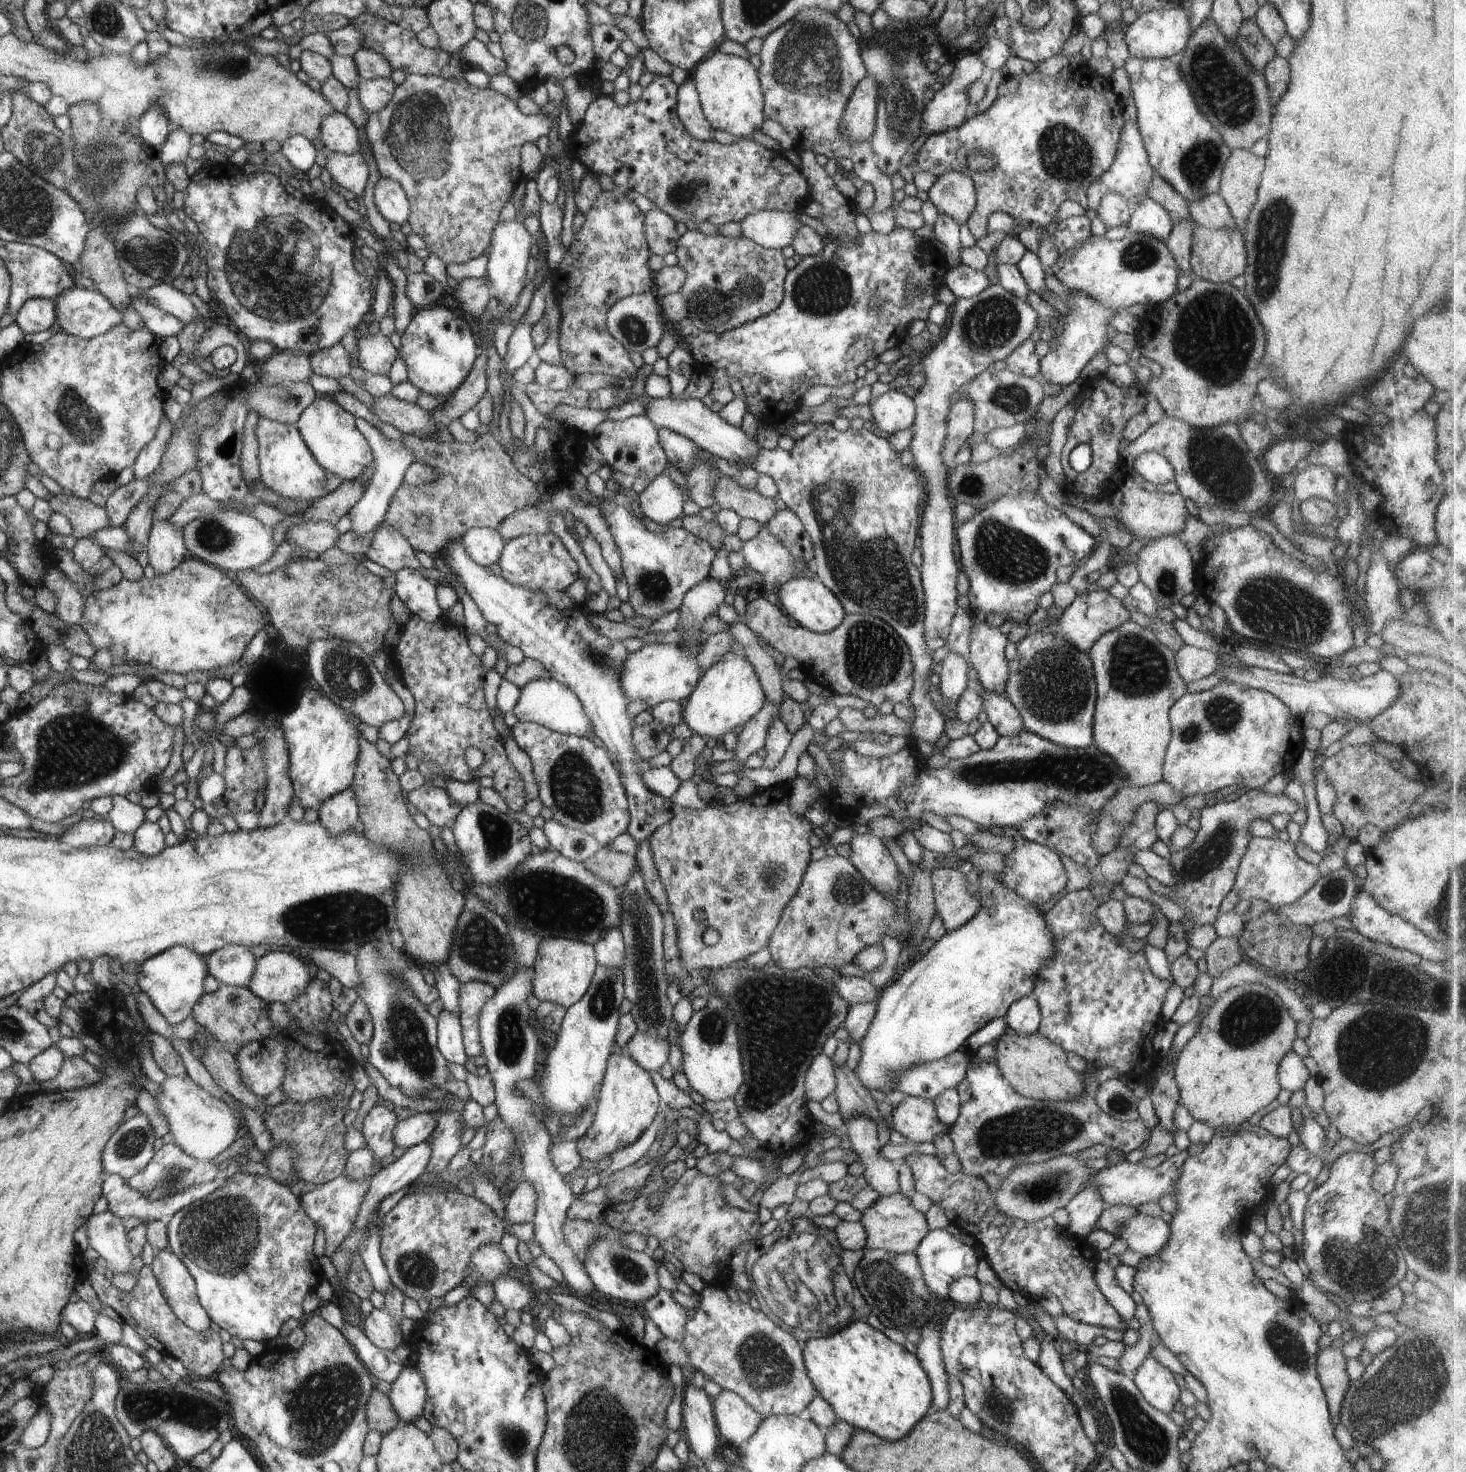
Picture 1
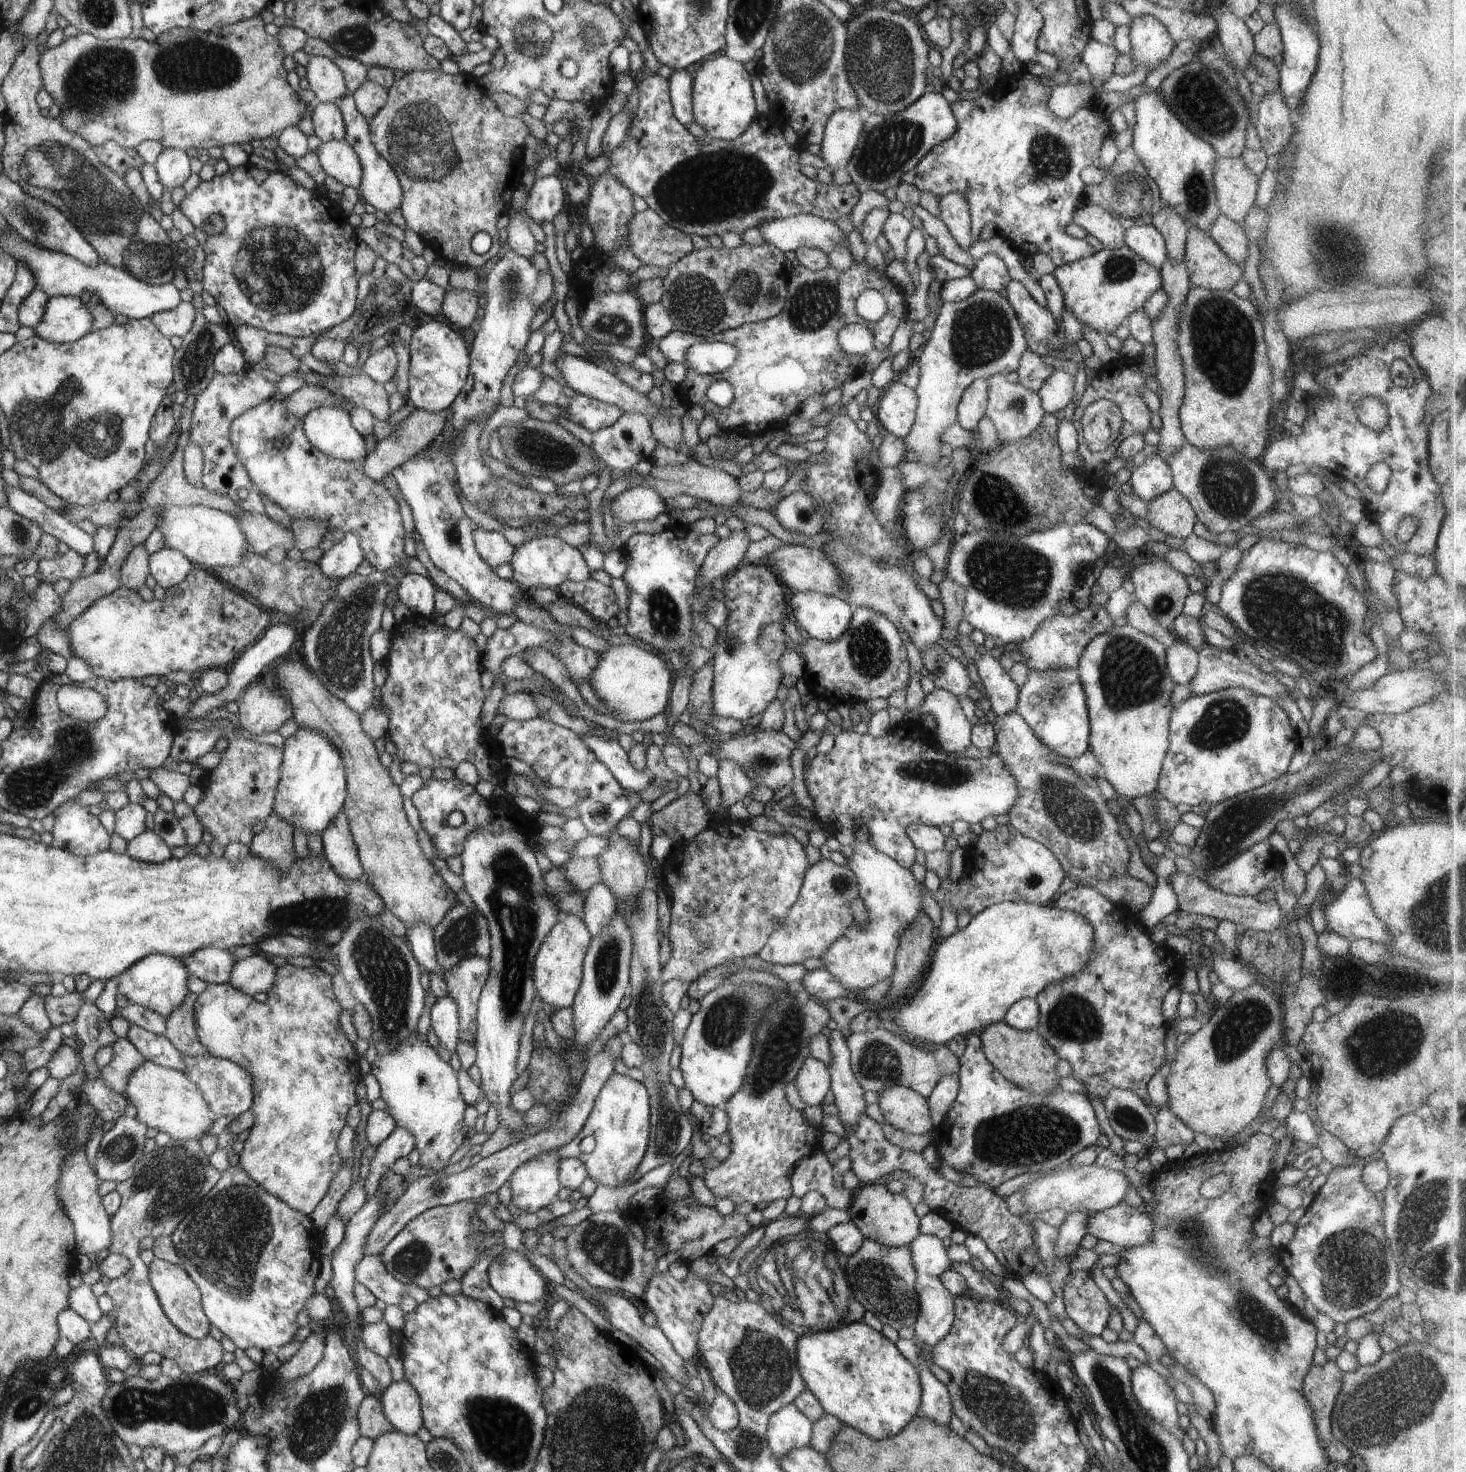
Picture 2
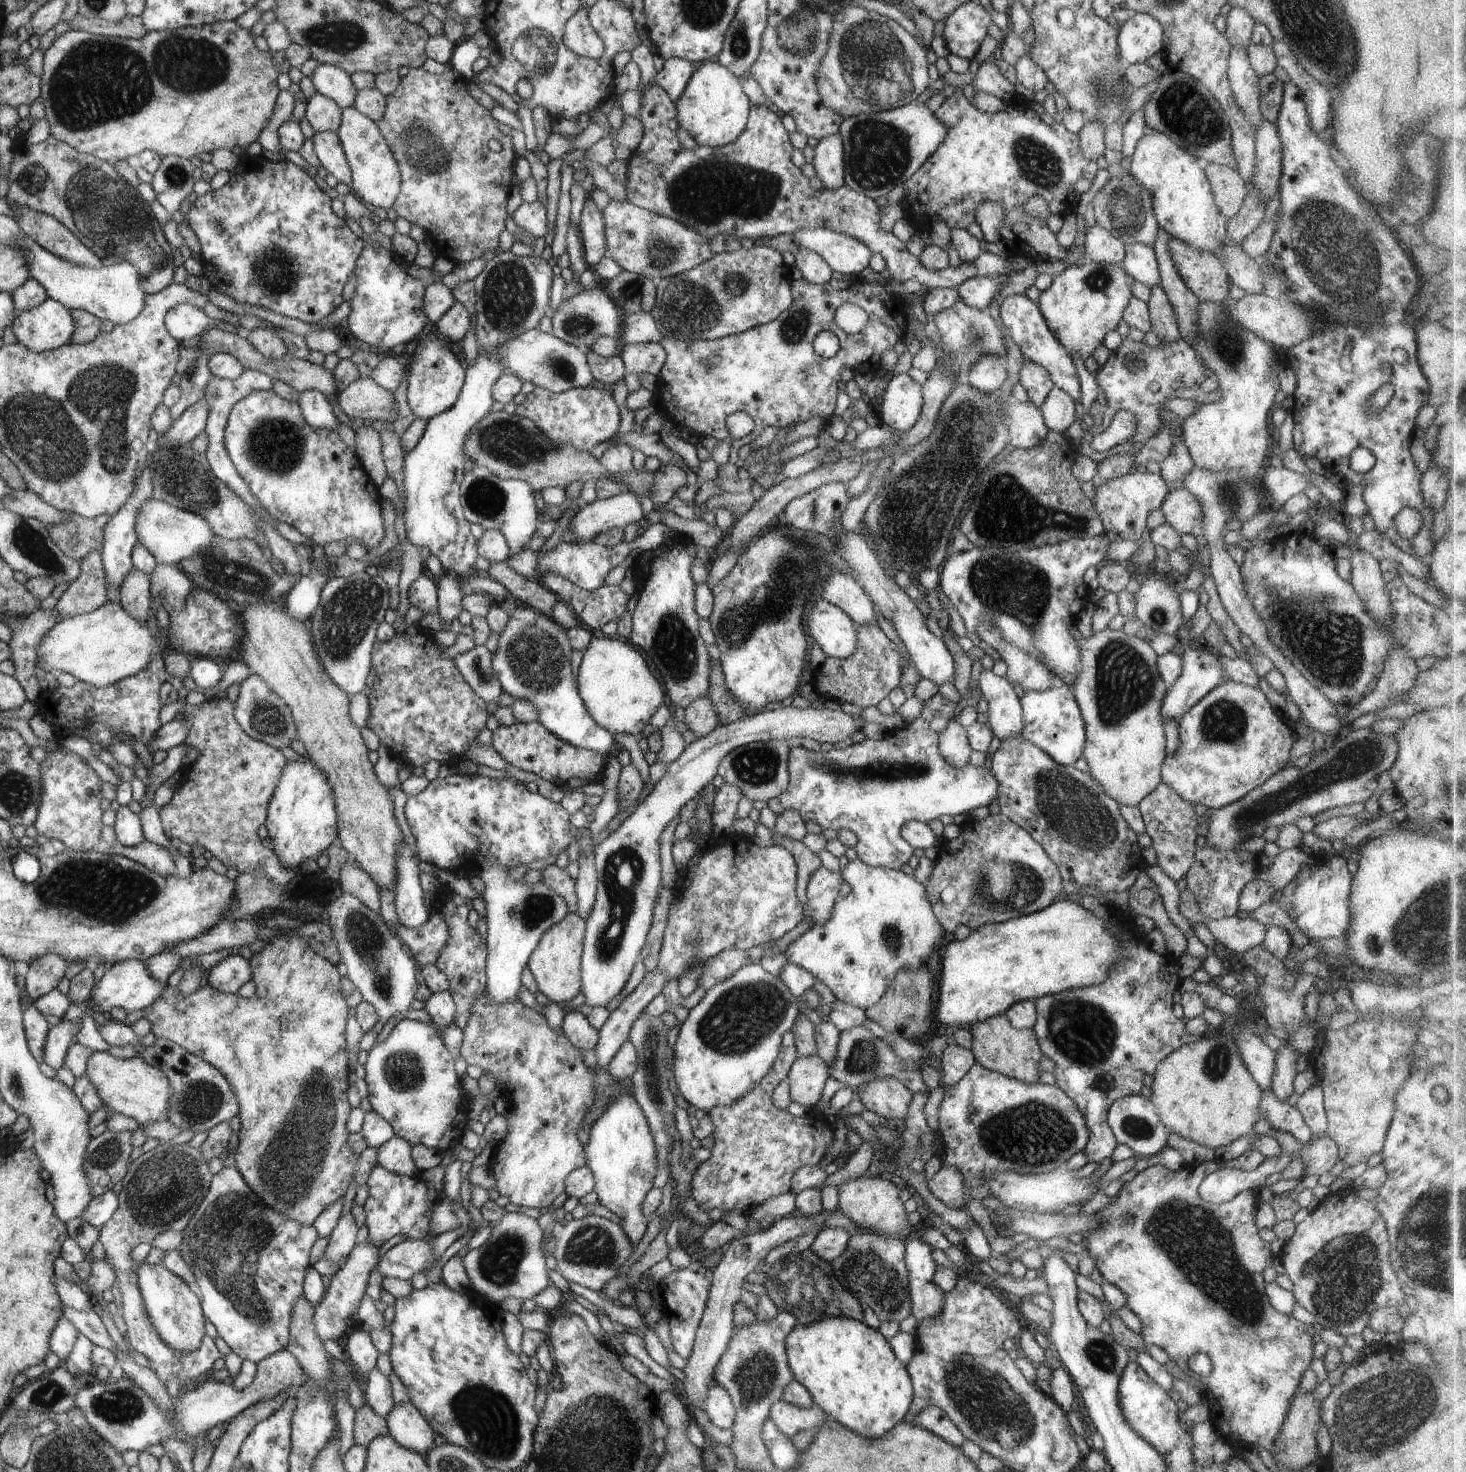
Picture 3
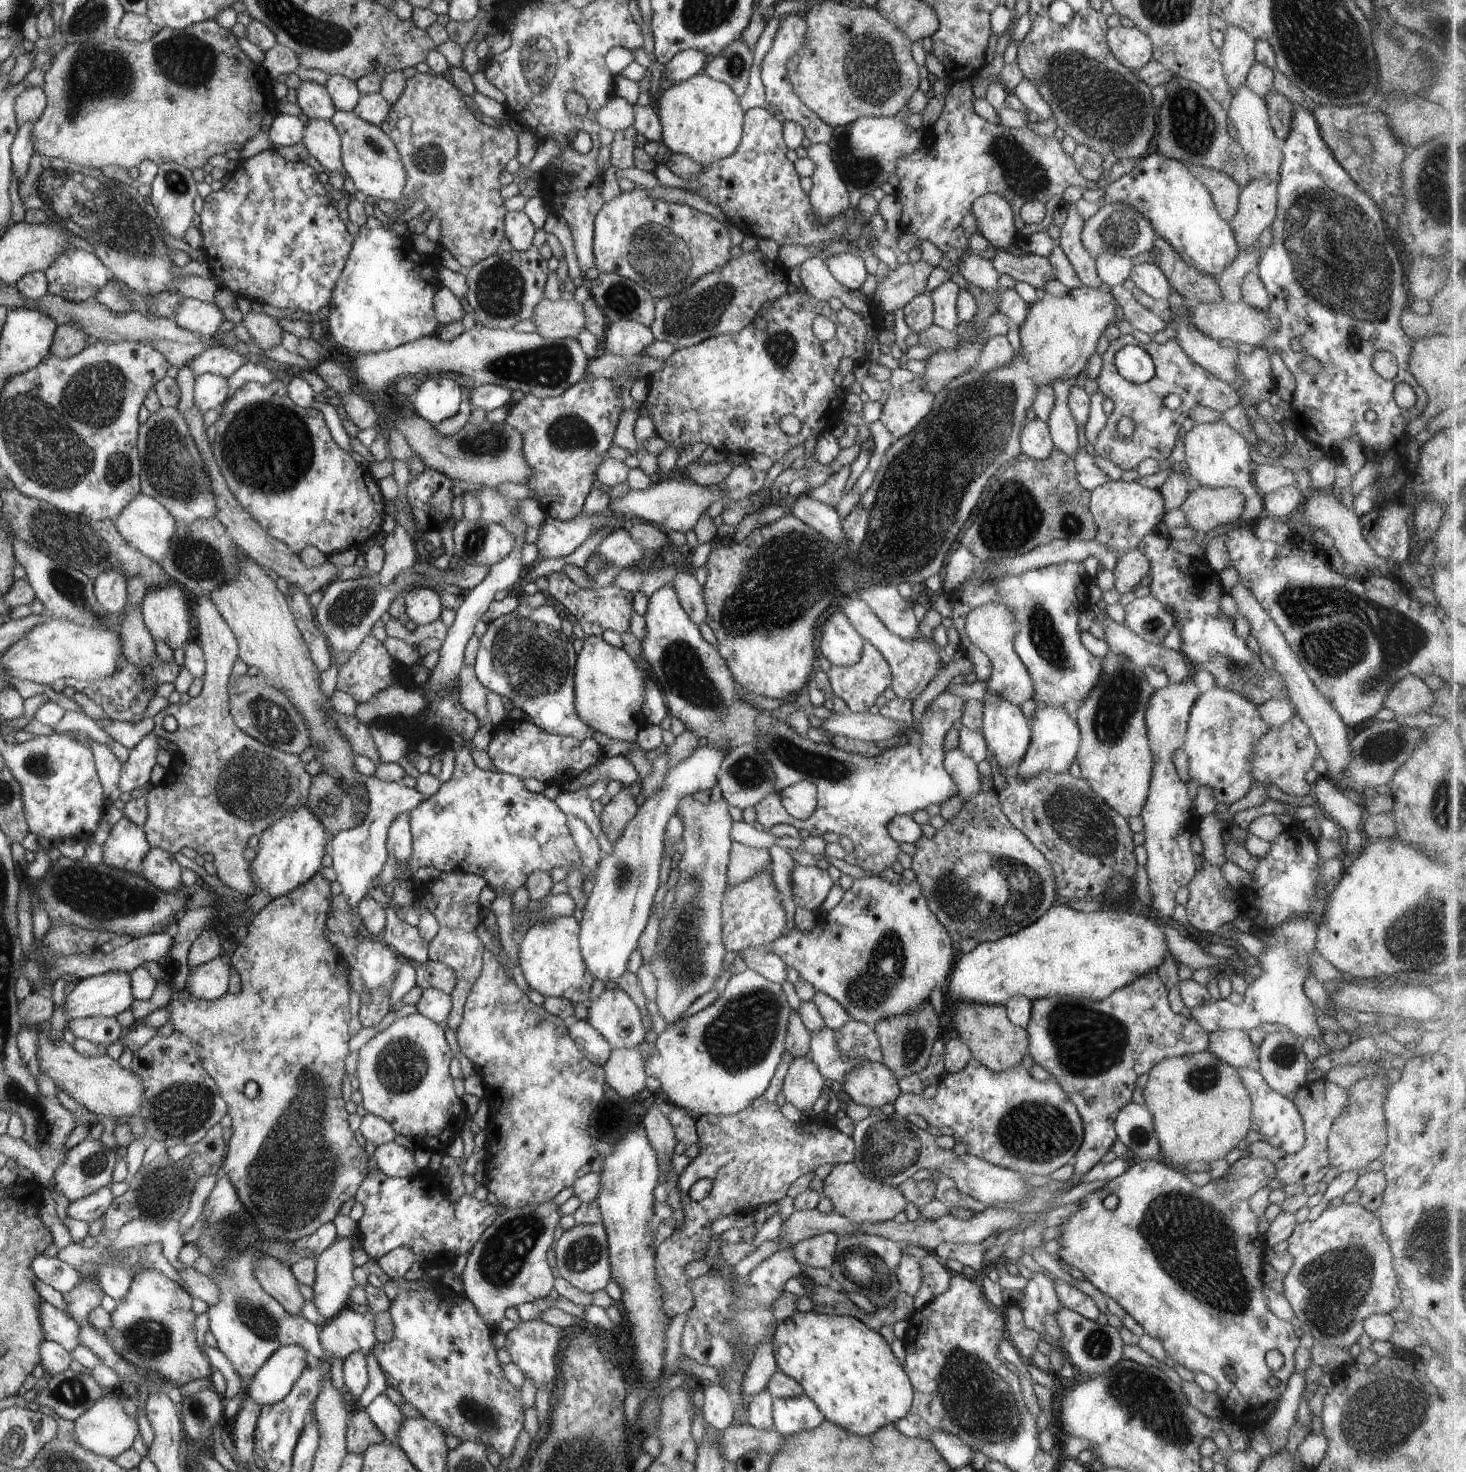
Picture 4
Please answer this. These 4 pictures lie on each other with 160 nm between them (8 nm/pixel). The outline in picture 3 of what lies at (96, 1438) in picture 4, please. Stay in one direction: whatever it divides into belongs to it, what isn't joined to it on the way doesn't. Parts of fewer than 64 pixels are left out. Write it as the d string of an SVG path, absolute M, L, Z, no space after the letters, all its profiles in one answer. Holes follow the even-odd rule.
M284 1349L275 1352L257 1364L255 1379L244 1390L236 1390L232 1386L226 1386L226 1383L222 1381L214 1381L212 1379L206 1380L201 1384L184 1383L179 1396L176 1399L171 1398L173 1406L162 1410L144 1390L123 1376L118 1381L108 1380L90 1383L89 1386L84 1387L75 1394L75 1404L85 1413L92 1428L118 1452L124 1453L126 1450L136 1450L136 1452L142 1453L145 1448L158 1445L161 1440L179 1440L180 1437L195 1438L198 1434L210 1432L210 1430L217 1428L218 1425L225 1426L248 1407L261 1403L263 1400L273 1399L291 1387L301 1387L306 1381L307 1376L302 1370L298 1359L290 1354L288 1349Z

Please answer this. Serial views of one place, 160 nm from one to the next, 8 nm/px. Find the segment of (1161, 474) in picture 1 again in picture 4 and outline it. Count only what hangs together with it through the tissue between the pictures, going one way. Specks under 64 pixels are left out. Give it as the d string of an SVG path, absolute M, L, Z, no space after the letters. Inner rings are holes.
M1107 481L1091 491L1089 509L1097 531L1093 540L1116 553L1117 557L1134 550L1139 542L1162 521L1165 510L1158 489L1143 487L1135 481Z

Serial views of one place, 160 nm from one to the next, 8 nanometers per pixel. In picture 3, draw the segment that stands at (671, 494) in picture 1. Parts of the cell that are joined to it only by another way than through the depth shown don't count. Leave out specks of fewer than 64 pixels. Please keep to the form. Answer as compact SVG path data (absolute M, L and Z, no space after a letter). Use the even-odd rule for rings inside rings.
M626 492L607 499L596 499L584 505L570 522L570 532L576 536L574 543L595 540L598 534L610 528L625 528L644 517L638 496Z

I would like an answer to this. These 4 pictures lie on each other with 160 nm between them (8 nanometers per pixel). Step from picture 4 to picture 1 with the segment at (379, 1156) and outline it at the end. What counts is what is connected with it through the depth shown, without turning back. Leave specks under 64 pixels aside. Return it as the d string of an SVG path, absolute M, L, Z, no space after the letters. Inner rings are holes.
M414 1112L411 1116L403 1114L393 1131L395 1147L408 1151L427 1140L436 1128L434 1112Z

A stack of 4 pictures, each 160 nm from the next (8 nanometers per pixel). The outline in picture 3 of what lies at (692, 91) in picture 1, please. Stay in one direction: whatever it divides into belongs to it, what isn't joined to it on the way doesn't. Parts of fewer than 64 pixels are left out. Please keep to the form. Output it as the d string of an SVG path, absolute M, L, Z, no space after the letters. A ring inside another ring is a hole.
M687 58L668 59L662 70L657 72L655 84L661 86L676 104L695 70L694 64Z

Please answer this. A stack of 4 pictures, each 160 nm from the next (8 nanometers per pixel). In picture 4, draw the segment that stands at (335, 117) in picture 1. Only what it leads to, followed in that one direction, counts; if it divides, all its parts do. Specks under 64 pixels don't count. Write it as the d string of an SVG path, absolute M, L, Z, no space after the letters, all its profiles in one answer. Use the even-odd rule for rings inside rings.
M305 77L300 78L296 104L309 119L330 120L338 111L328 89Z

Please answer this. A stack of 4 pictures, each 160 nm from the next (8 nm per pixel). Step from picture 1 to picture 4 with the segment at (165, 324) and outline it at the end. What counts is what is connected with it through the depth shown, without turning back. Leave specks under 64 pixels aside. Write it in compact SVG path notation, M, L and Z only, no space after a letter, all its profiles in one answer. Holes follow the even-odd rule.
M186 297L172 317L178 325L203 337L214 337L220 324L226 320L224 311L216 303Z

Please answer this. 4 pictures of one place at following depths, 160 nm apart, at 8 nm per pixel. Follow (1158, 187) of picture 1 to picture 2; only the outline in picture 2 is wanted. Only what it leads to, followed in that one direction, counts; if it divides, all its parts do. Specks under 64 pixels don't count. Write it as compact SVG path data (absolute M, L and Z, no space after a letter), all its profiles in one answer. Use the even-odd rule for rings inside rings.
M1164 205L1152 220L1154 228L1164 237L1167 259L1179 264L1185 258L1185 242L1188 229L1191 227L1170 205Z

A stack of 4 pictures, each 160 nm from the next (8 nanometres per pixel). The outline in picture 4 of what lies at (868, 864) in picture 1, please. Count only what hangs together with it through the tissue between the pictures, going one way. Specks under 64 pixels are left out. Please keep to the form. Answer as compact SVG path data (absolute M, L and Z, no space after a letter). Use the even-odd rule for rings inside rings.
M871 876L869 878L854 878L852 886L844 891L844 895L838 905L826 914L826 922L823 926L817 926L811 932L800 932L796 928L789 936L780 936L770 943L770 948L782 959L786 966L792 966L799 972L802 980L809 982L814 988L815 992L821 992L830 996L844 1007L844 1010L855 1021L869 1024L874 1028L885 1017L894 1015L905 1015L908 1013L916 1013L929 1000L930 992L934 988L942 988L947 986L951 968L956 961L958 949L956 948L947 930L940 924L935 914L930 912L926 899L922 896L920 886L916 881L910 884L897 883L892 884L878 876Z

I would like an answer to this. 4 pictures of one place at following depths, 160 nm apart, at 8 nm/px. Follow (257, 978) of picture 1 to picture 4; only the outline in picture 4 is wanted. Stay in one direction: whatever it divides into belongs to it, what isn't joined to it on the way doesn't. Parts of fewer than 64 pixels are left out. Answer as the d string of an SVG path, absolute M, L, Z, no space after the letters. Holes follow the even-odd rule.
M220 956L195 966L189 971L186 991L202 1000L213 1001L228 993L230 966Z

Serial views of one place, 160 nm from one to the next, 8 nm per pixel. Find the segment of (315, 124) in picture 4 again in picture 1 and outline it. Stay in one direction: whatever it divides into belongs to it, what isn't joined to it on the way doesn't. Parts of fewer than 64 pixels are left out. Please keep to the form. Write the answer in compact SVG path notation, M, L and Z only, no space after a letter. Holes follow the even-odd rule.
M328 152L325 168L334 182L346 188L352 197L362 196L368 182L369 169L361 153Z

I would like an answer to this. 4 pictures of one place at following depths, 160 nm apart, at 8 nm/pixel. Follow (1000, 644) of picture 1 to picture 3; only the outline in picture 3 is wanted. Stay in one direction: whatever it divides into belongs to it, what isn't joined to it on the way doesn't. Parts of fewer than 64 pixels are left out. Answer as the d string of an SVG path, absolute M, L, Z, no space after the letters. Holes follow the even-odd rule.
M988 670L981 672L978 687L988 702L987 725L993 737L1002 742L1007 737L1021 734L1025 718L1012 683L1006 677L996 676Z

